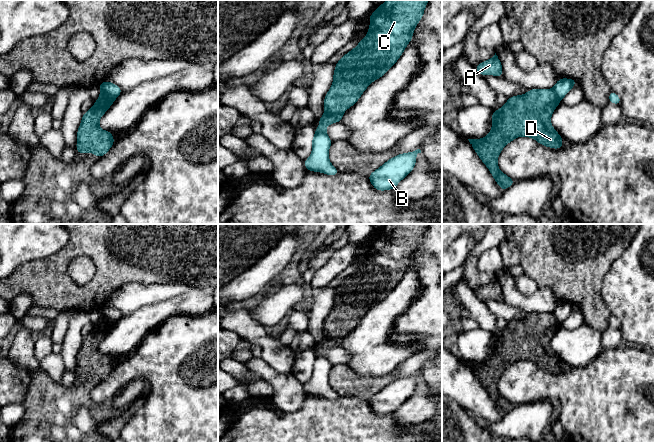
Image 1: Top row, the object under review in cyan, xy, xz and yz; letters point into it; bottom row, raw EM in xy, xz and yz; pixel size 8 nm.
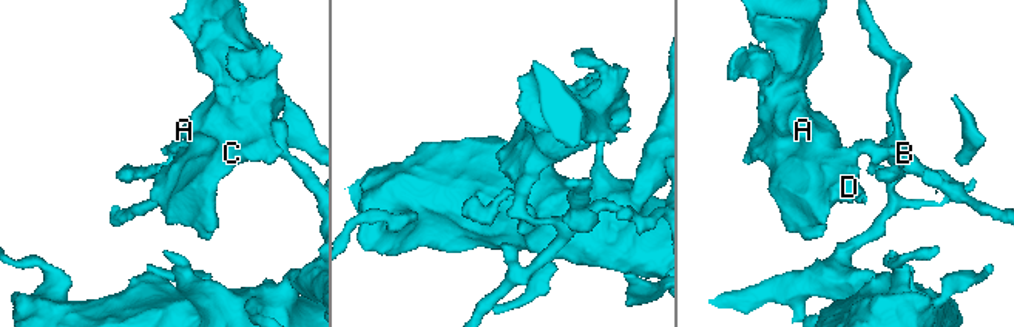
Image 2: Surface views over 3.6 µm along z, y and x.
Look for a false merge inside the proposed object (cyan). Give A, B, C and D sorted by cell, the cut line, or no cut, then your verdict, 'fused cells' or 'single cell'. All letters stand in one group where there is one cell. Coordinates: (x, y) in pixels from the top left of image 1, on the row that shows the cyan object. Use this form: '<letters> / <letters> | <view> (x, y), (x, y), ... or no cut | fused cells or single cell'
A C D / B | xz (342, 112), (325, 114) | fused cells

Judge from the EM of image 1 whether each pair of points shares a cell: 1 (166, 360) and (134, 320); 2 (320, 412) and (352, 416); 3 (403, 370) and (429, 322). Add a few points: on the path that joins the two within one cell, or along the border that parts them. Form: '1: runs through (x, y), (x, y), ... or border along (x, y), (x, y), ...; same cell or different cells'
1: border along (165, 320), (152, 329), (132, 353); different cells
2: runs through (328, 416), (344, 416); same cell
3: border along (420, 350), (431, 352); different cells

